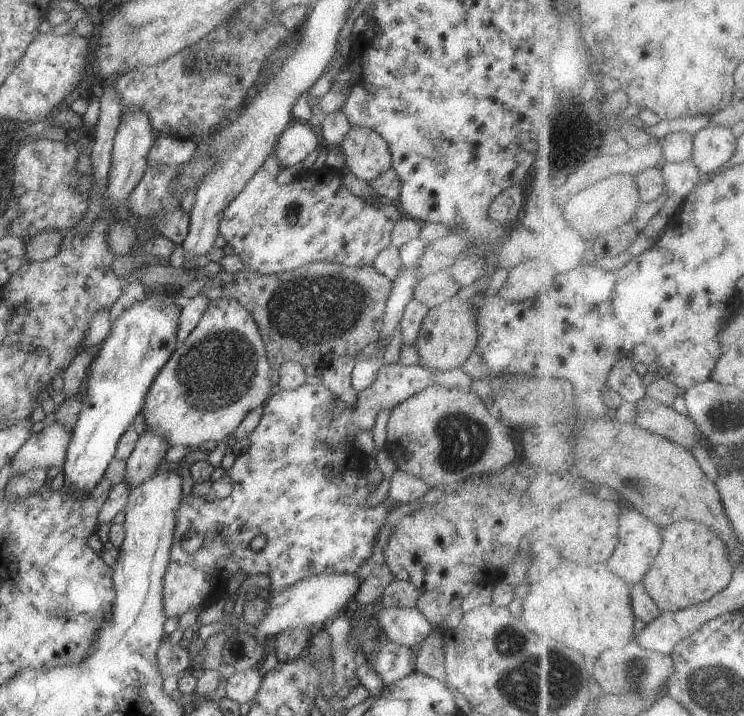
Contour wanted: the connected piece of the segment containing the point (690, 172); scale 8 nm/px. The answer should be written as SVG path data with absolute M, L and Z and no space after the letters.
M695 159L679 163L668 162L663 171L669 194L663 213L672 218L676 212L683 210L685 200L702 182L703 172Z

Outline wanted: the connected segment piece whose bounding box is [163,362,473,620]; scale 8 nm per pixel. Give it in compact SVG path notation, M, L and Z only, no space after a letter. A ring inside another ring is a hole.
M399 362L395 365L382 365L382 368L377 372L376 378L372 384L368 385L368 388L364 390L357 391L356 403L355 406L346 406L342 401L338 401L338 409L333 409L333 401L335 400L335 395L333 392L330 392L327 388L324 388L324 385L311 385L304 383L302 386L294 390L284 390L284 389L275 389L274 392L267 398L267 401L263 404L263 415L259 424L256 426L254 431L248 436L251 444L248 446L246 452L239 454L232 467L227 471L229 477L232 479L233 487L230 496L227 496L223 499L214 499L212 502L207 502L205 497L198 496L191 491L189 494L184 494L178 508L175 512L175 531L173 534L173 543L171 546L170 553L170 562L168 563L168 568L164 573L163 580L163 603L164 603L164 614L167 619L179 619L182 614L186 614L188 610L194 610L196 606L203 606L206 604L206 607L218 604L222 600L225 600L229 596L227 591L227 586L229 582L234 578L238 572L244 572L244 574L264 574L270 578L269 591L276 593L282 589L288 588L289 586L295 585L298 581L307 579L312 575L322 574L325 575L339 575L342 573L356 573L357 570L373 555L373 548L377 543L378 531L386 523L386 518L390 511L395 508L393 499L388 496L384 502L380 504L375 504L370 506L368 499L372 494L374 486L370 486L368 483L368 472L366 468L362 468L362 464L356 462L356 458L352 458L352 446L356 434L360 430L366 430L370 432L374 428L374 422L376 416L382 410L392 410L396 405L399 405L401 402L404 402L407 398L410 398L412 395L431 387L432 385L444 385L445 387L452 387L455 389L470 391L472 390L472 380L464 370L454 369L449 371L431 371L426 367L420 365L411 365L405 366L401 365ZM188 532L200 532L202 538L204 538L204 546L198 552L195 552L193 555L187 555L182 552L181 544L184 540L184 536ZM256 536L264 536L266 538L266 546L262 548L259 552L252 549L250 542L256 538Z

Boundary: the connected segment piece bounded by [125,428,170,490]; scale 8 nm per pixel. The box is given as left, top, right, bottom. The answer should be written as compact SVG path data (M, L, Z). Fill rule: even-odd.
M146 428L126 461L125 482L130 490L160 472L158 466L169 448L170 445L158 433Z

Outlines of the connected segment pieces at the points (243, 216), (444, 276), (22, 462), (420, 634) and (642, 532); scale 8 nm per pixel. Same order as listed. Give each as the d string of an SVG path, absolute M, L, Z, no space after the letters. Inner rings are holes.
M272 152L259 171L245 184L244 190L225 208L219 222L220 236L234 248L246 269L260 274L280 274L314 262L336 262L350 267L365 267L371 266L376 256L391 245L393 226L403 216L395 203L400 196L401 180L394 169L390 168L368 182L382 200L378 204L369 204L346 189L343 183L344 175L340 170L330 168L310 171L309 176L280 185L276 182L276 177L281 171L282 168Z
M440 270L417 282L413 290L413 298L431 309L440 306L449 298L456 297L460 288L461 286L454 282L448 270Z
M58 422L44 427L39 433L32 433L21 449L11 458L11 471L14 475L21 475L34 469L48 470L52 466L62 468L71 434L72 429L67 429Z
M379 606L376 618L386 638L405 647L422 644L432 626L424 613L416 607L405 609Z
M632 506L632 510L626 508L622 512L620 524L622 524L621 541L614 556L608 562L610 568L616 571L616 574L620 574L622 578L628 578L628 582L632 585L644 582L648 571L655 564L663 549L664 534L662 534L662 528L656 522L652 522L648 515L644 516L640 510L636 510L634 506Z

